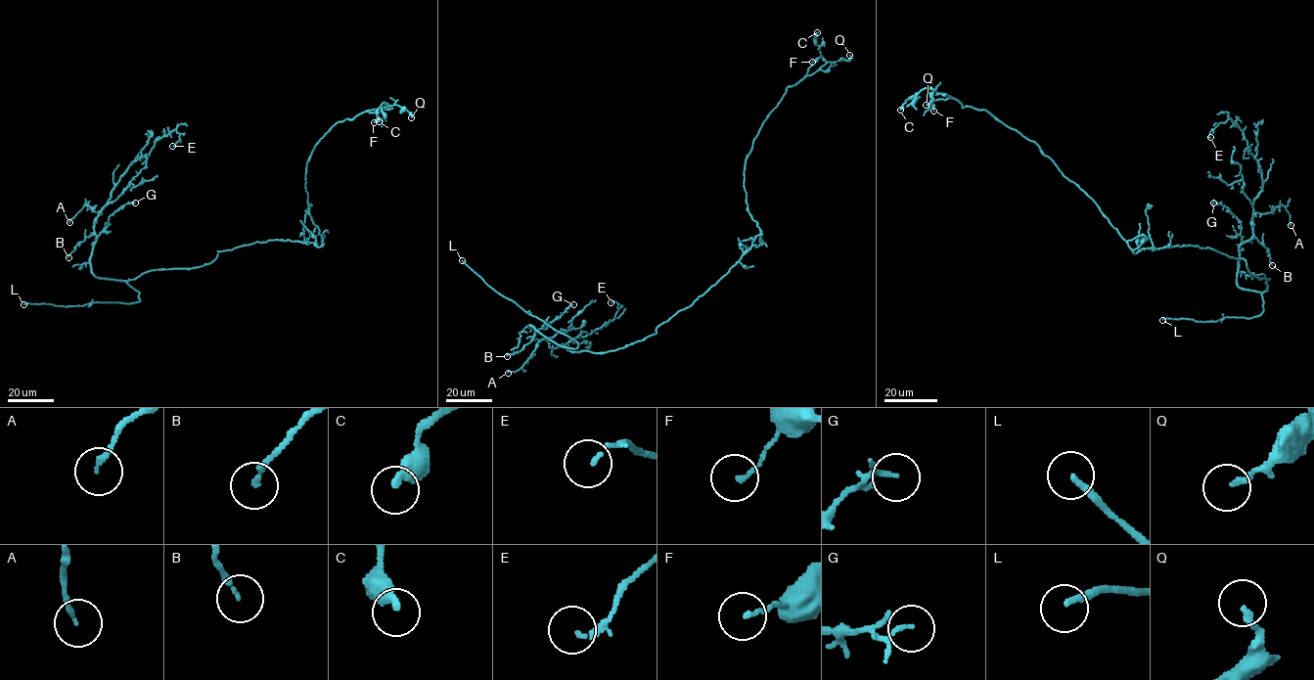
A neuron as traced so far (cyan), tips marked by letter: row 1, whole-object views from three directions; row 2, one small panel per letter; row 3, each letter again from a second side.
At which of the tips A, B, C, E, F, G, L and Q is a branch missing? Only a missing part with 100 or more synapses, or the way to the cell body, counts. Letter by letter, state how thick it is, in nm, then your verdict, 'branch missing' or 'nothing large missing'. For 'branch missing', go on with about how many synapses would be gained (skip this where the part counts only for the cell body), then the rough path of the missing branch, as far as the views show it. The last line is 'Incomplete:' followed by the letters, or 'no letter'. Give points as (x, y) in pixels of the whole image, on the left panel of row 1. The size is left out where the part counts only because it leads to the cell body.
A: calibre 140 nm; nothing large missing
B: calibre 160 nm; nothing large missing
C: calibre 320 nm; nothing large missing
E: calibre 130 nm; nothing large missing
F: calibre 130 nm; nothing large missing
G: calibre 100 nm; nothing large missing
L: calibre 200 nm; branch missing; course (23, 304), (19, 305), (4, 324)
Q: calibre 170 nm; nothing large missing
Incomplete: L

